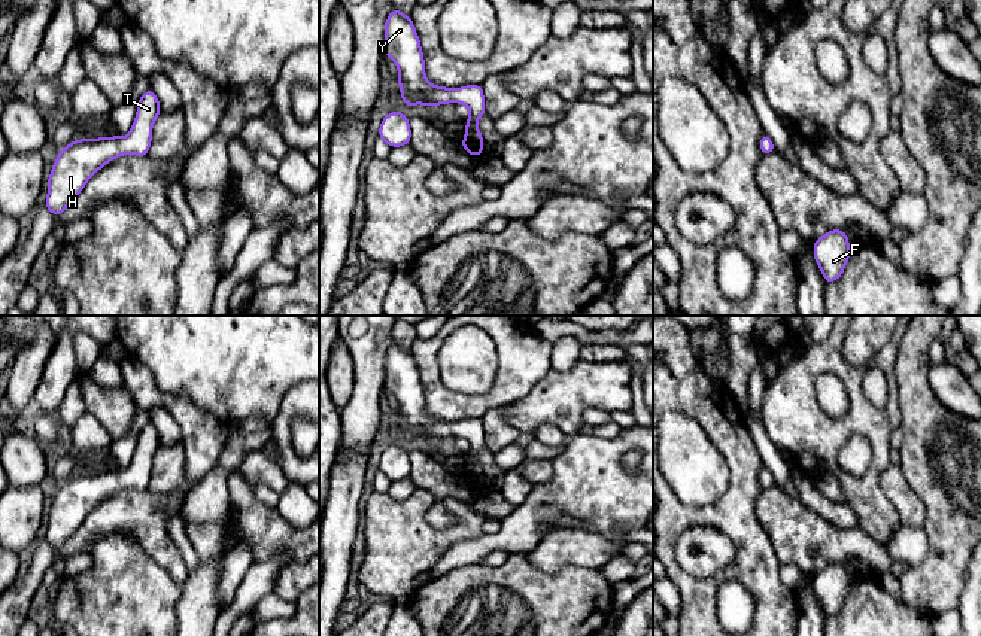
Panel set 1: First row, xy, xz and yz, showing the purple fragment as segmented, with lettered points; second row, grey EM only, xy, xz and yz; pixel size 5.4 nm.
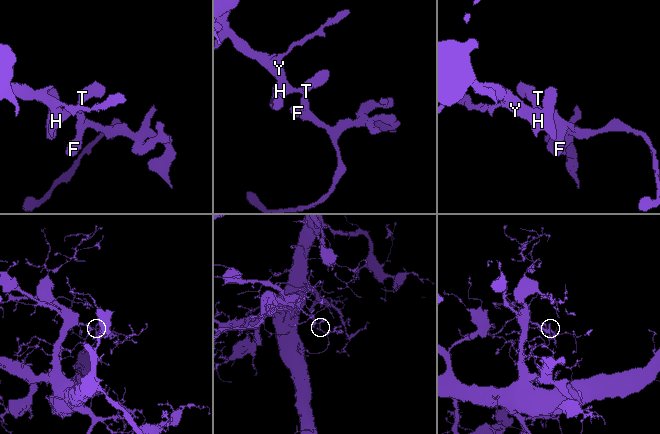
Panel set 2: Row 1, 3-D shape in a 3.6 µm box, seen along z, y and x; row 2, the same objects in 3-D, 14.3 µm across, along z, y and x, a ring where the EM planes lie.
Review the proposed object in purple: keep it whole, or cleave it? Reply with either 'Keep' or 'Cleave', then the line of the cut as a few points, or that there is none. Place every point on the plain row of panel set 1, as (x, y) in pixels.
Keep. No split

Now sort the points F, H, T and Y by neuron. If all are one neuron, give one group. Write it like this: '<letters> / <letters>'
F H T Y

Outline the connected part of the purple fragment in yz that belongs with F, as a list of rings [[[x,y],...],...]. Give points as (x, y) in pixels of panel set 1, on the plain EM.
[[[830,563],[823,570],[814,573],[814,594],[827,617],[841,611],[850,587],[847,566],[841,563]]]

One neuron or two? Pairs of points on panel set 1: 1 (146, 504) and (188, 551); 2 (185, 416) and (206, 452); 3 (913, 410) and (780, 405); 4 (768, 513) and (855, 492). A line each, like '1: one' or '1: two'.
1: two
2: one
3: two
4: two

